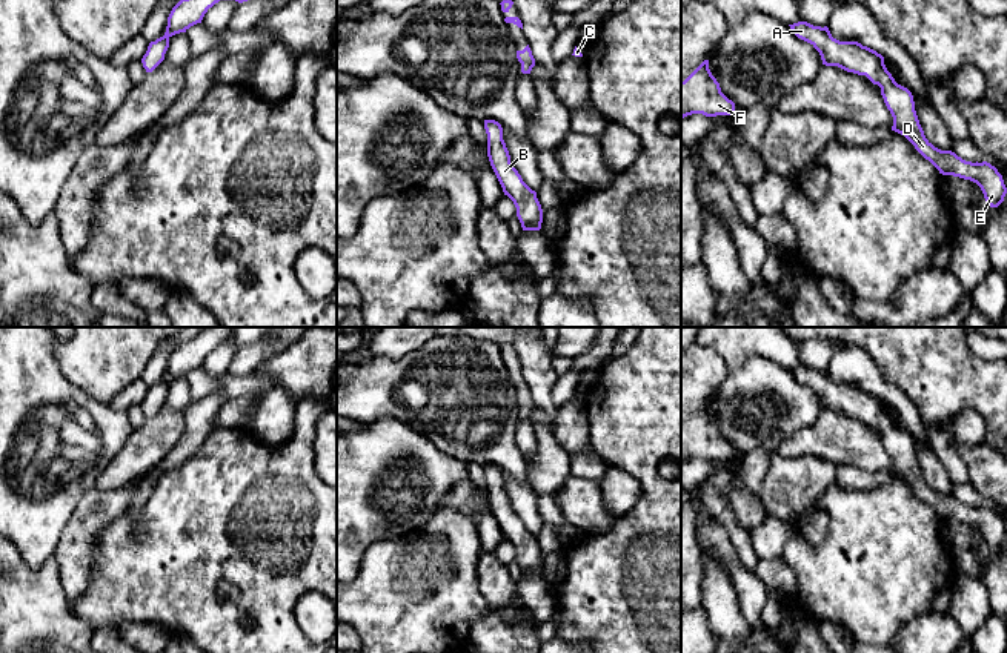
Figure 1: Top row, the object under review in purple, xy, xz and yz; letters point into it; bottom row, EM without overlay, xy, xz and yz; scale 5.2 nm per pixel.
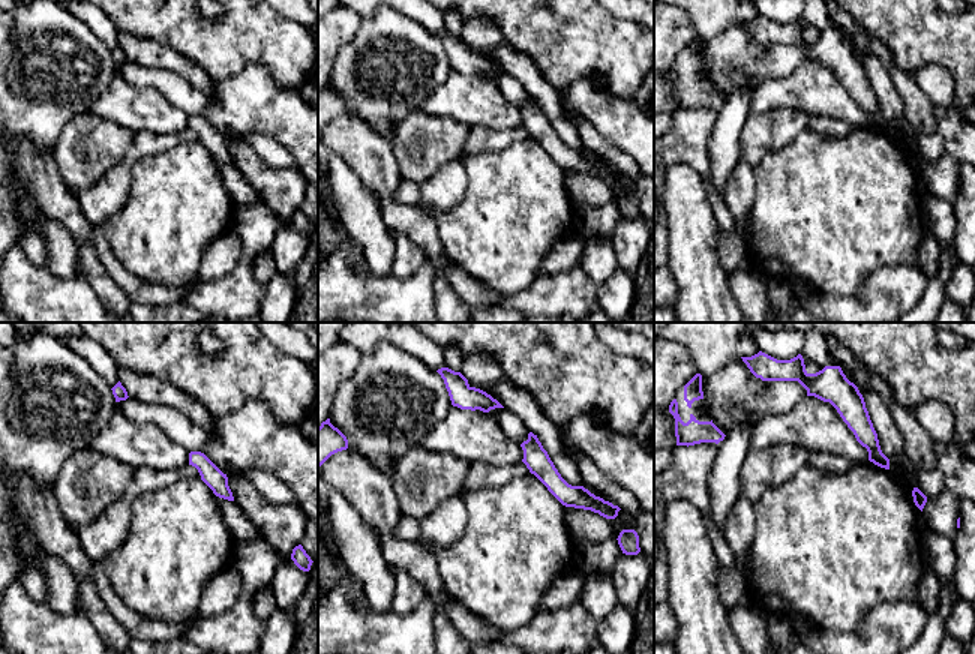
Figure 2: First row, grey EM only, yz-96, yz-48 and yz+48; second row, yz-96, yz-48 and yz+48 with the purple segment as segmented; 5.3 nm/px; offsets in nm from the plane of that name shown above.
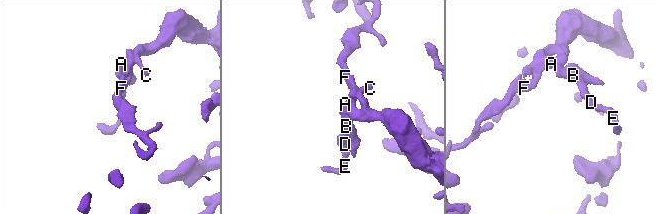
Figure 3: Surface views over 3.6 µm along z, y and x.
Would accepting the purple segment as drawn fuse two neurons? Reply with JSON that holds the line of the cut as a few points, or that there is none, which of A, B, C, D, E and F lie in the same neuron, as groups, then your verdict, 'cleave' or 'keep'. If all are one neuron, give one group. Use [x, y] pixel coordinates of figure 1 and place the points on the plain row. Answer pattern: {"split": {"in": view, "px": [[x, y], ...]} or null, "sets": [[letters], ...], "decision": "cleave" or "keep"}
{"split": null, "sets": [["A", "B", "C", "D", "E", "F"]], "decision": "keep"}

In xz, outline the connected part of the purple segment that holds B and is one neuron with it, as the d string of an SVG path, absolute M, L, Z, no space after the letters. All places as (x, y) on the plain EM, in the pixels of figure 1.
M484 464L487 478L487 501L490 510L515 552L523 575L540 575L543 567L543 553L532 535L510 507L510 499L503 484L503 472L495 464Z

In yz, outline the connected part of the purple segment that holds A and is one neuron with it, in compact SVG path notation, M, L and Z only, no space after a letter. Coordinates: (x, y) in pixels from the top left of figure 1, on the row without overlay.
M807 366L789 370L798 383L810 387L819 396L823 409L866 419L873 429L878 429L884 447L893 461L892 475L904 479L939 518L976 527L990 552L998 552L1004 545L1007 532L995 510L987 505L965 505L952 495L935 492L926 482L915 455L912 436L895 426L881 398L858 386L833 383L827 370L813 370Z

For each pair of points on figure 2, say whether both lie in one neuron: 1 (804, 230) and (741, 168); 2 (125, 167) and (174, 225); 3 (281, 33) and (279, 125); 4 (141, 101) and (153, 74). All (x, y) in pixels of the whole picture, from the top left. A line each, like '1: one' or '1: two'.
1: two
2: two
3: two
4: two

